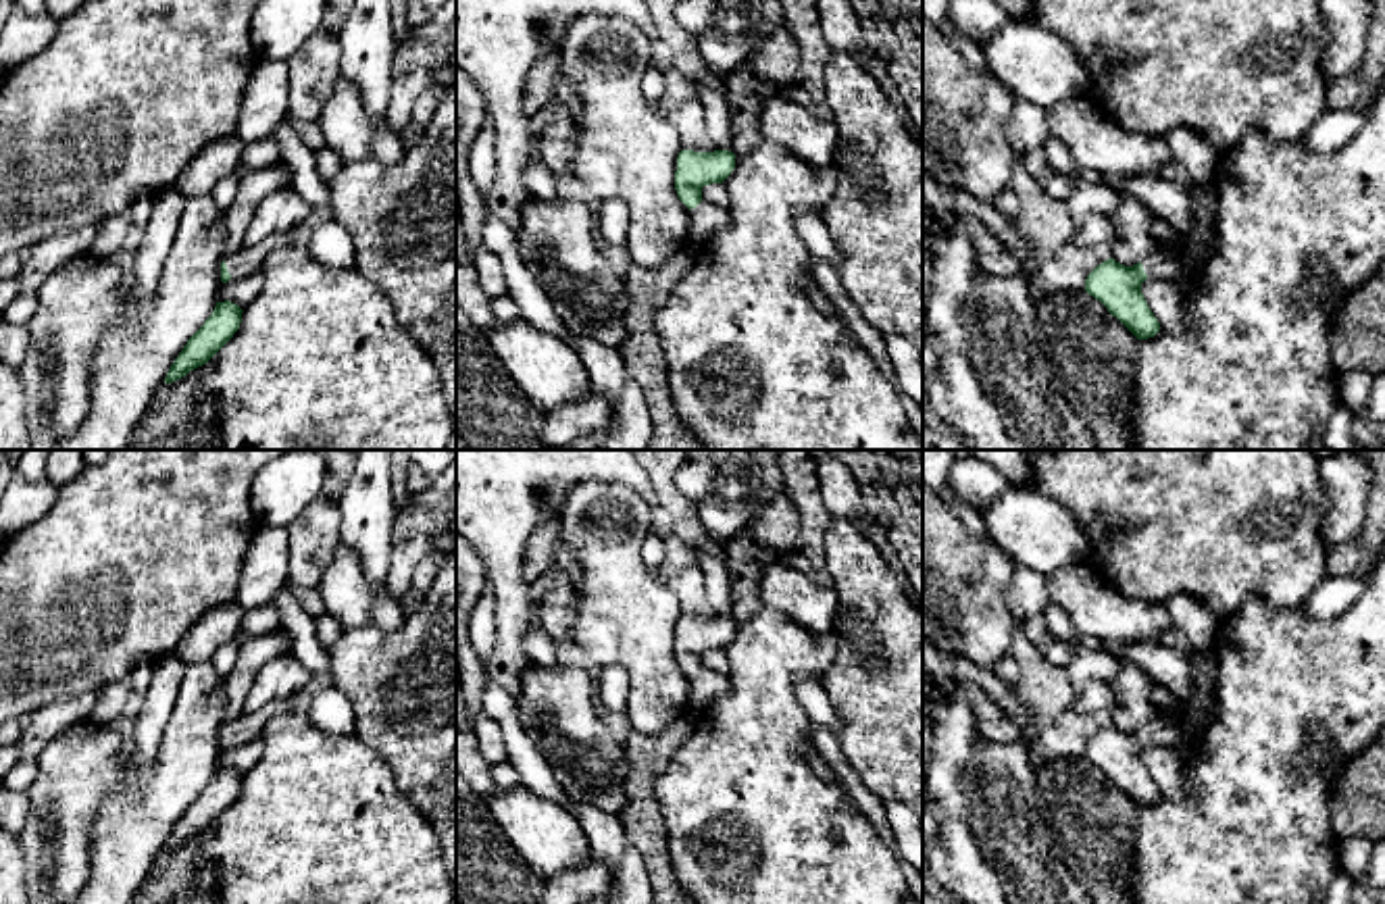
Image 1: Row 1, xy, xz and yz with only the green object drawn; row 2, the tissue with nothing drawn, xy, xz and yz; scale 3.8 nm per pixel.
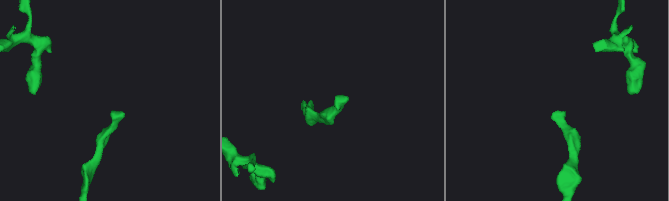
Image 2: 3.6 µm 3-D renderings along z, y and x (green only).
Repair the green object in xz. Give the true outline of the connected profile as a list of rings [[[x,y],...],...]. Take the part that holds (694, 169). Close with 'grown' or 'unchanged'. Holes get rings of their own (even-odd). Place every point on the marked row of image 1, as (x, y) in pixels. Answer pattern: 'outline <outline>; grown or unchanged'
outline [[[729,150],[694,152],[677,156],[675,190],[689,208],[689,244],[702,248],[706,240],[729,223],[729,210],[702,200],[702,187],[723,183],[735,169],[735,154]]]; grown

